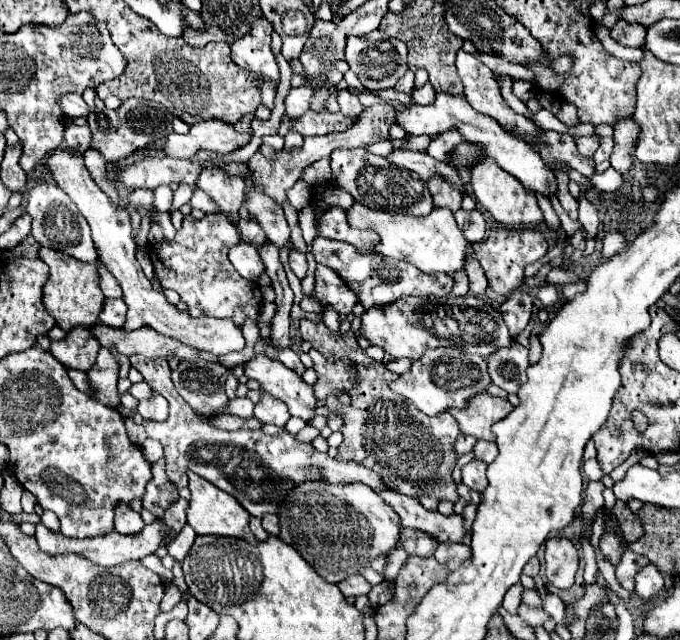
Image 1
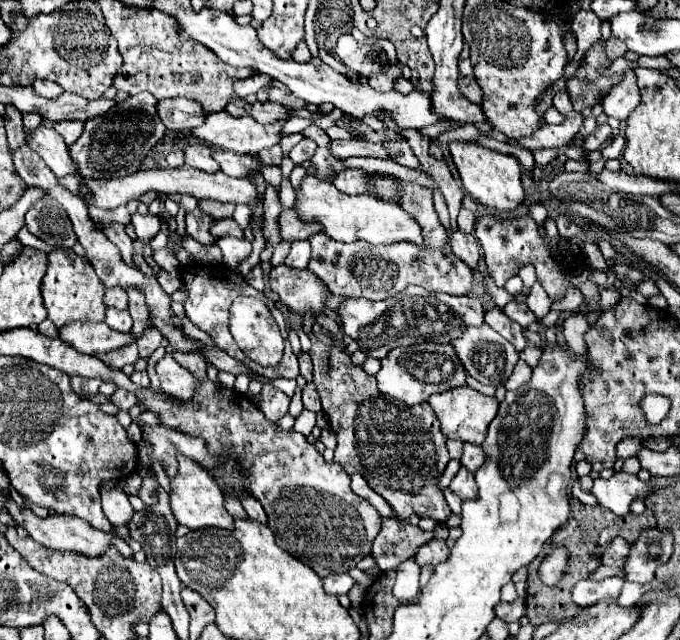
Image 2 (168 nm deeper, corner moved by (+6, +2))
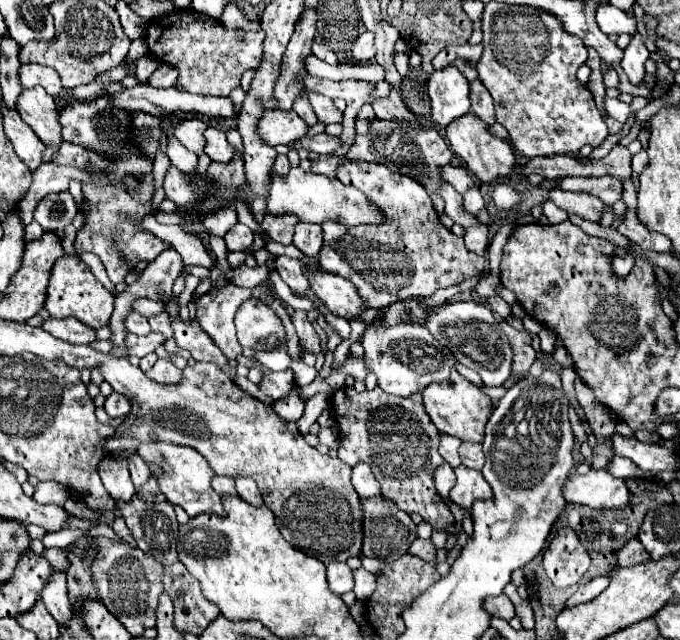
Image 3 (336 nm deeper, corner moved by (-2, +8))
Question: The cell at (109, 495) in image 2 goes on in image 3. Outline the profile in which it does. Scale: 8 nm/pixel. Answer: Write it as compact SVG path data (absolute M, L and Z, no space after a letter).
M107 455L99 463L97 471L99 471L99 477L101 477L107 493L115 501L131 501L131 497L135 495L135 487L133 487L131 477L129 477L127 459Z

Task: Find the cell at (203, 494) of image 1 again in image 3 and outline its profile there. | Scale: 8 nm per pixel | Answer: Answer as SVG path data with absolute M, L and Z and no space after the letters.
M145 443L139 447L137 453L145 463L155 463L161 467L161 475L155 477L159 491L165 495L169 503L181 505L189 517L201 513L217 513L217 515L225 513L221 505L221 497L211 487L211 479L215 477L215 473L199 451L173 443Z

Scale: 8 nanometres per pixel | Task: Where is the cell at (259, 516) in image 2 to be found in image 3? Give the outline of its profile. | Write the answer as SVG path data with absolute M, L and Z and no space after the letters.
M237 477L235 479L235 489L237 489L239 497L245 499L247 503L251 503L255 507L263 505L263 497L261 497L261 493L257 489L257 483L253 479L249 479L249 477Z

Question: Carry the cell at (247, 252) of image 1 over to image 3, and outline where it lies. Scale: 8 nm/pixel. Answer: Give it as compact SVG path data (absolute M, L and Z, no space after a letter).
M241 223L233 225L227 233L225 233L225 243L227 243L227 249L229 251L247 251L251 245L253 245L253 231Z

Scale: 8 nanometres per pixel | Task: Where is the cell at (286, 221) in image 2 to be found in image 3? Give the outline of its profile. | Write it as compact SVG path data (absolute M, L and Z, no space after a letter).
M281 215L281 217L265 217L261 221L261 227L265 229L265 233L281 243L281 245L291 245L293 243L293 229L297 225L297 217L293 215Z

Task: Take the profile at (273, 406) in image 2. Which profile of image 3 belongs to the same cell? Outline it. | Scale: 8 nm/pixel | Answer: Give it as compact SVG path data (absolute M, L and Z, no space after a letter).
M287 369L287 371L281 371L281 373L265 373L261 383L259 383L259 389L265 395L273 397L275 401L285 399L293 389L293 371Z

